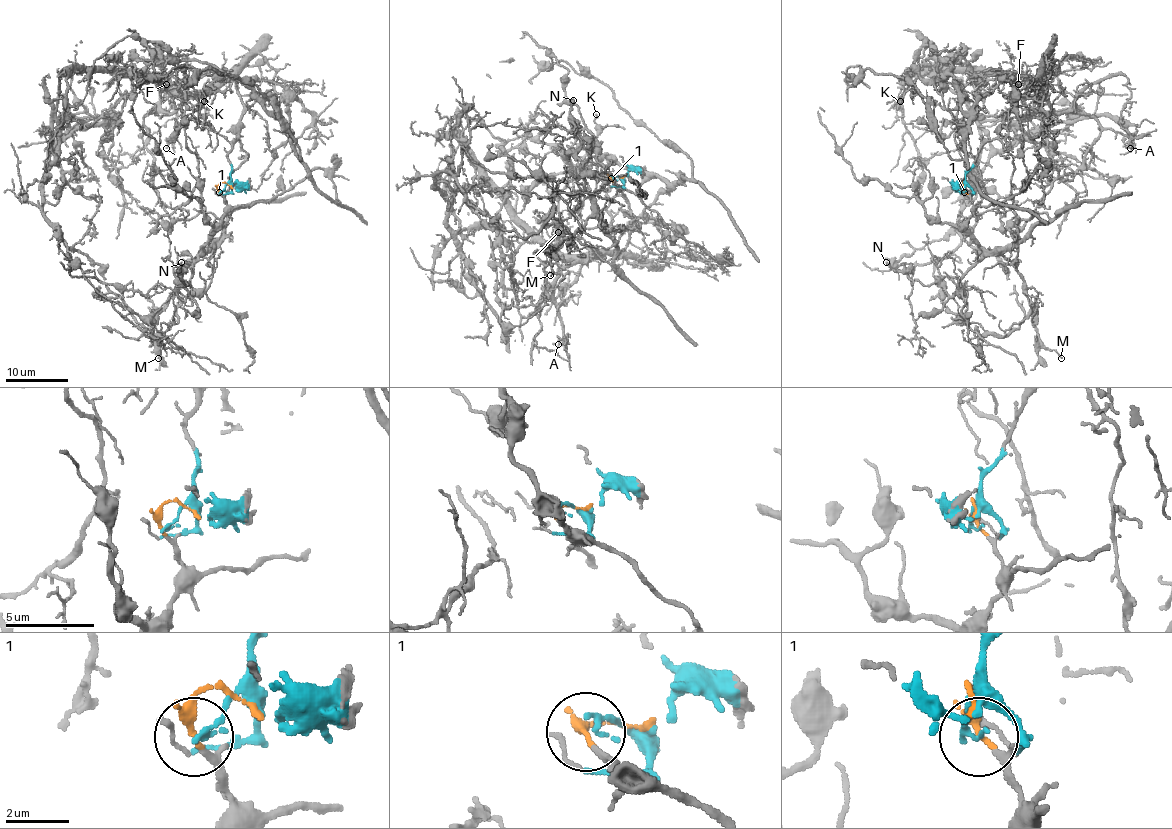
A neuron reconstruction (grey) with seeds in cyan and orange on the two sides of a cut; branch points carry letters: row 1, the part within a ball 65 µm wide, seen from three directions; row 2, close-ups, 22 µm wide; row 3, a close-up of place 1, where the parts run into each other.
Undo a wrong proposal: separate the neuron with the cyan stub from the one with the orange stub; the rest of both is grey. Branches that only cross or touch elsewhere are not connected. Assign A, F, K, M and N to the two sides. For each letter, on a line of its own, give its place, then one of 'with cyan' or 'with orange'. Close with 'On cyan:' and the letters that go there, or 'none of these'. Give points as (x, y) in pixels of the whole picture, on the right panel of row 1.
A: place (1130, 148); with cyan
F: place (1018, 84); with cyan
K: place (900, 101); with cyan
M: place (1061, 358); with orange
N: place (886, 262); with orange
On cyan: A, F, K

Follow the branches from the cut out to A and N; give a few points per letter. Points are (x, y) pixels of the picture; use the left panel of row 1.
A: (230, 186), (228, 152), (244, 108), (234, 80), (166, 113), (160, 91), (171, 75), (177, 111), (166, 148)
N: (230, 186), (219, 184), (225, 215), (192, 267), (191, 296), (178, 271), (182, 262)

